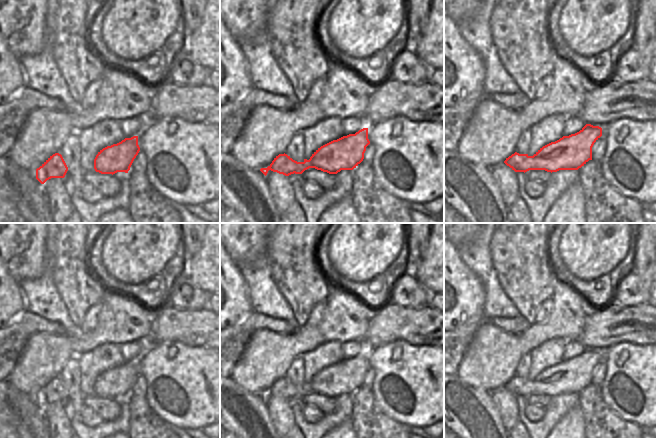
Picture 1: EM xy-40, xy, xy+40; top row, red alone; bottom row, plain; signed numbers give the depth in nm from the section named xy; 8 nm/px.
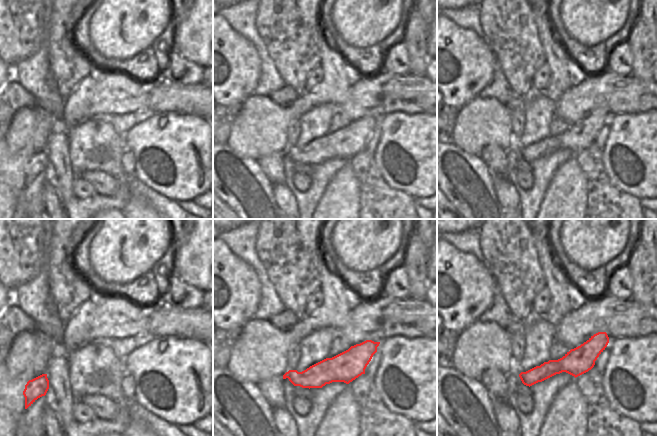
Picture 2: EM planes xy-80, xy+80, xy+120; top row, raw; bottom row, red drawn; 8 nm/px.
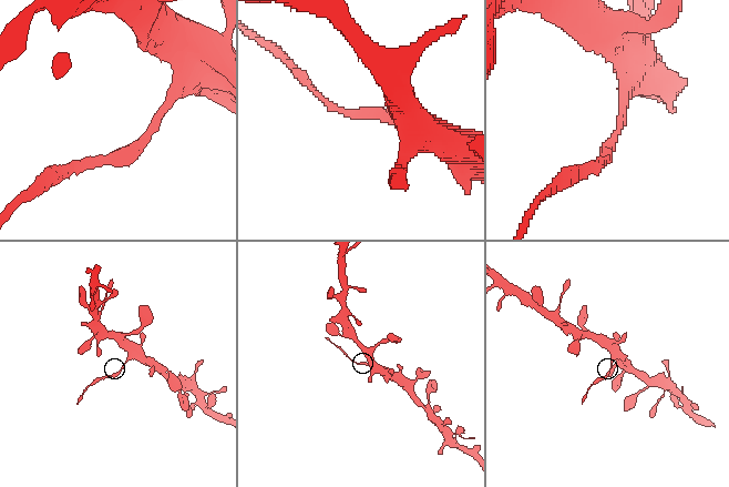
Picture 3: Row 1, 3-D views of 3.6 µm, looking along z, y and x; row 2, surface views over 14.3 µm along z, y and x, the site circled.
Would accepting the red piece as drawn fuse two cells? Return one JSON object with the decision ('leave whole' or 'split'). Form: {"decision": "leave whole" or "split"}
{"decision": "split"}

